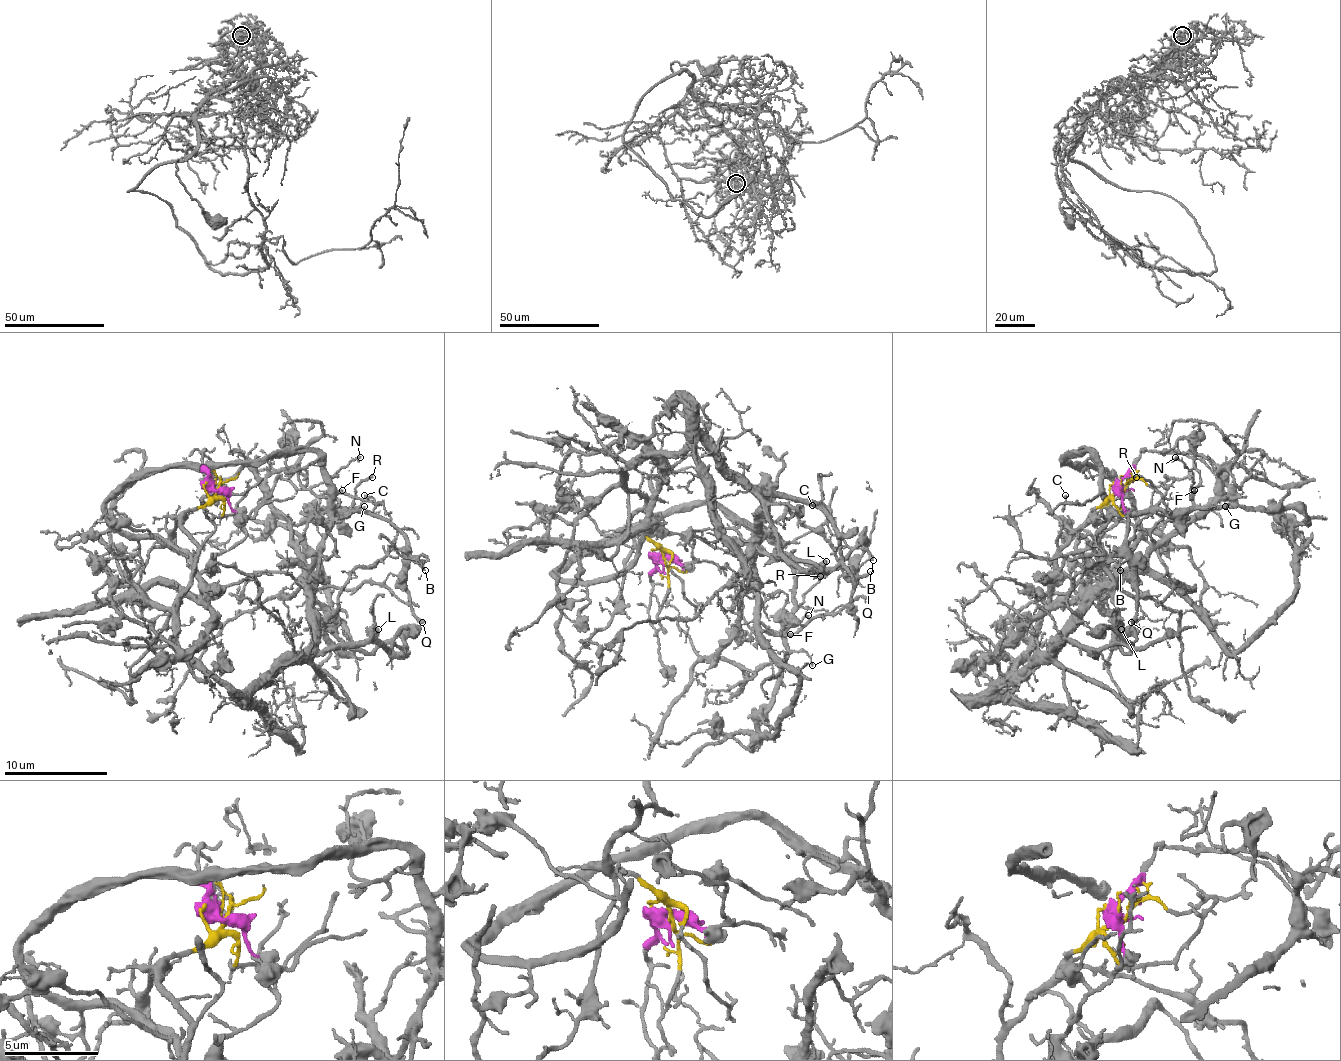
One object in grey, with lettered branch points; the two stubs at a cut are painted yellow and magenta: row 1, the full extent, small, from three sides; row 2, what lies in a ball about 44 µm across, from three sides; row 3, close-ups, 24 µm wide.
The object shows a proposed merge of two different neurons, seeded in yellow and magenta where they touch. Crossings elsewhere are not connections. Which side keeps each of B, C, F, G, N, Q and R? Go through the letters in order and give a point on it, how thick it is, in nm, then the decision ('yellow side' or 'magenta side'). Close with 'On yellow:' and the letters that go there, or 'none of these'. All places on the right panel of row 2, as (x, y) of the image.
B: (1120, 570) | 190 nm | magenta side
C: (1065, 495) | 160 nm | magenta side
F: (1194, 490) | 190 nm | magenta side
G: (1225, 506) | 120 nm | magenta side
N: (1175, 457) | 200 nm | magenta side
Q: (1131, 622) | 240 nm | magenta side
R: (1136, 477) | 160 nm | magenta side
On yellow: none of these

